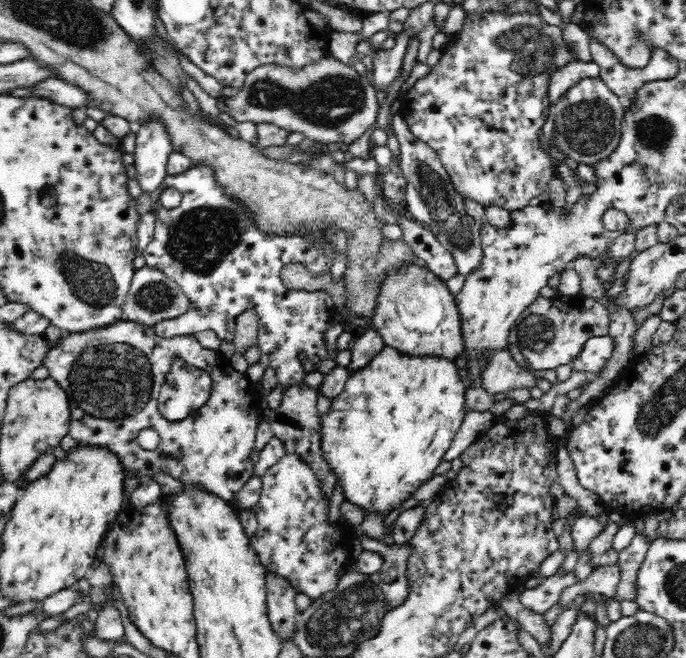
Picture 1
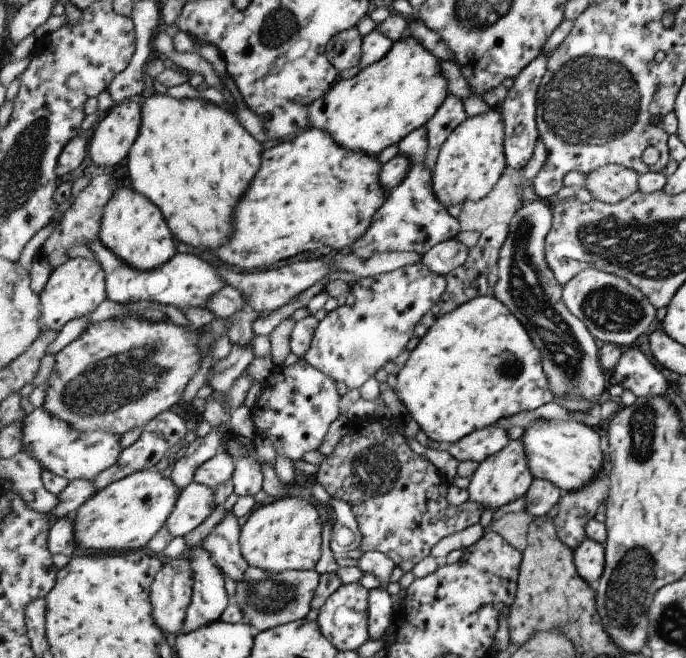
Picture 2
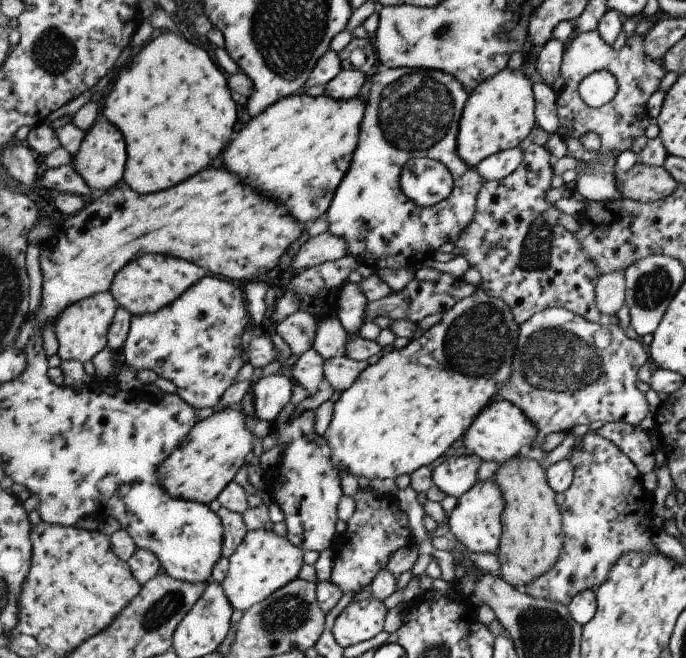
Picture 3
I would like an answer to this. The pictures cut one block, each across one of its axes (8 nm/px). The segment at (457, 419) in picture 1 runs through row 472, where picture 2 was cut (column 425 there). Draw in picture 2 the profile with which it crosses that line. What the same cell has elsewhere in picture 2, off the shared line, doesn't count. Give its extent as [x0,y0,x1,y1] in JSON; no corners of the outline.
[395,295,556,446]

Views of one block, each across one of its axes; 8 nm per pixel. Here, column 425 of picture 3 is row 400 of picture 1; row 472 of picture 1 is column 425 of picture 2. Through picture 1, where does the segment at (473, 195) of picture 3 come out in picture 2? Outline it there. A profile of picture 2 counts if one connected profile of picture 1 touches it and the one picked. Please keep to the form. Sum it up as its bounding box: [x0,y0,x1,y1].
[351,126,462,262]

